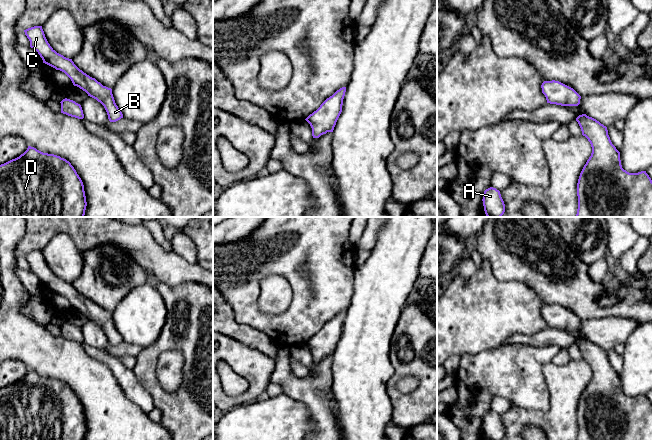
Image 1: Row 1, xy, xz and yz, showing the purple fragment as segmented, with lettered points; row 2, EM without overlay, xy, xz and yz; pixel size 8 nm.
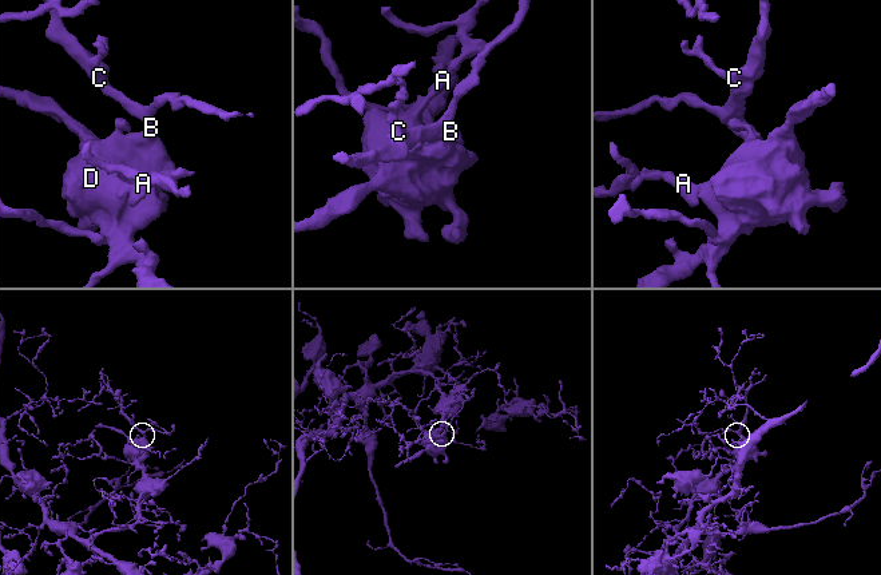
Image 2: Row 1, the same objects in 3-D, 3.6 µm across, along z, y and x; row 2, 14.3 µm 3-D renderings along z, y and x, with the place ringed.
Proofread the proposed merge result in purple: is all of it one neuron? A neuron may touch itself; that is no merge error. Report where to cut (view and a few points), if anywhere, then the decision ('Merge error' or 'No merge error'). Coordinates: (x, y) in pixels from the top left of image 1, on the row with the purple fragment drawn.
No split. No merge error

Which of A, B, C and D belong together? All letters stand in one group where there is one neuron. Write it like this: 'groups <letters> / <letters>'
groups A B C D

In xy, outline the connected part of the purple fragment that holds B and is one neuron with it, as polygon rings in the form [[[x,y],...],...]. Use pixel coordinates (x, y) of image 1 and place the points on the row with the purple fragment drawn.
[[[34,26],[24,32],[30,41],[30,47],[40,55],[43,63],[64,72],[74,86],[79,87],[88,96],[100,102],[104,106],[110,122],[116,122],[123,118],[122,112],[115,103],[112,89],[103,86],[95,78],[84,73],[74,64],[72,59],[57,53],[48,43],[42,26]]]

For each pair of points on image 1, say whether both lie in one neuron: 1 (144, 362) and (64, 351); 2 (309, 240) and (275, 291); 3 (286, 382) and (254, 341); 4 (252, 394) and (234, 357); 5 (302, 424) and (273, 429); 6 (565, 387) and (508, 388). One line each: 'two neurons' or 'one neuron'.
1: two neurons
2: two neurons
3: two neurons
4: one neuron
5: one neuron
6: two neurons

